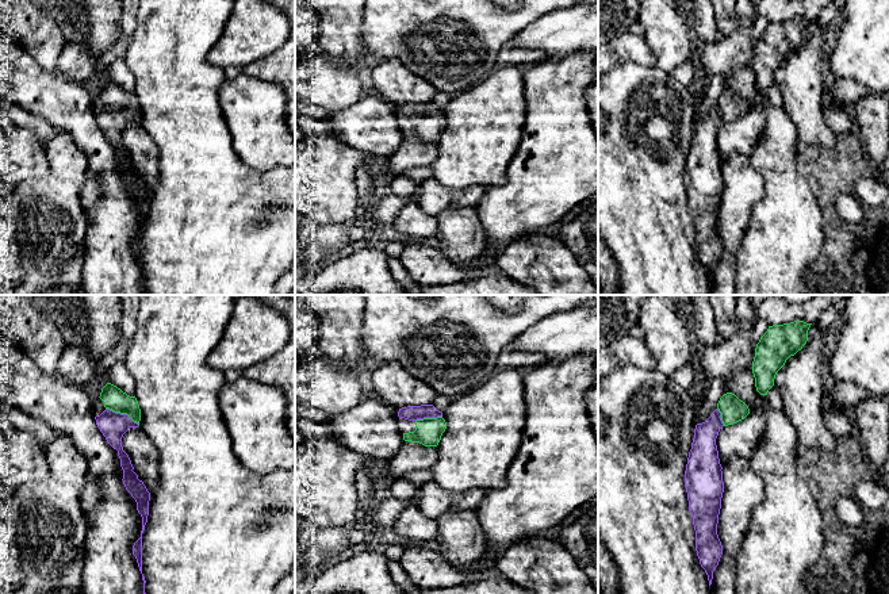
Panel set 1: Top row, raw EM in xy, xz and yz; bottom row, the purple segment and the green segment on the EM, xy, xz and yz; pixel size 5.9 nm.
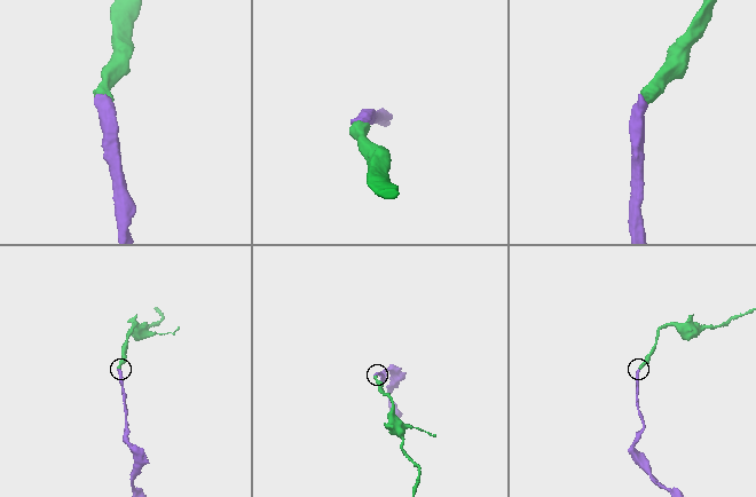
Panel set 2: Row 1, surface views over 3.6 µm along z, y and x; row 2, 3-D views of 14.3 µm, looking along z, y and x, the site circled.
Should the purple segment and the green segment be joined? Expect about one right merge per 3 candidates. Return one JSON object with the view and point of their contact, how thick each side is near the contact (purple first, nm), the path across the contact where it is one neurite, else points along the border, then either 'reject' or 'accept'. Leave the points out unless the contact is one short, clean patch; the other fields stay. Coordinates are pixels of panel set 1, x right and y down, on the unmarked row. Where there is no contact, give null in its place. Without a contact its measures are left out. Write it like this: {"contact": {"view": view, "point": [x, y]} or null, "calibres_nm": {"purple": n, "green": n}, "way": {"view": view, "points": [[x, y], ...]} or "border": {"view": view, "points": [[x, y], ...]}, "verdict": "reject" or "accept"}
{"contact": {"view": "xy", "point": [122, 111]}, "calibres_nm": {"purple": 160, "green": 140}, "way": {"view": "xy", "points": [[112, 122], [122, 111], [114, 95]]}, "verdict": "accept"}

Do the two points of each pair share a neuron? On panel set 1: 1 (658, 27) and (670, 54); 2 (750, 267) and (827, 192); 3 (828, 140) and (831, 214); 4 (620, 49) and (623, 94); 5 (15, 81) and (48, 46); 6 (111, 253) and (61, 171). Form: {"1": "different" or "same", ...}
{"1": "same", "2": "different", "3": "different", "4": "different", "5": "different", "6": "different"}

